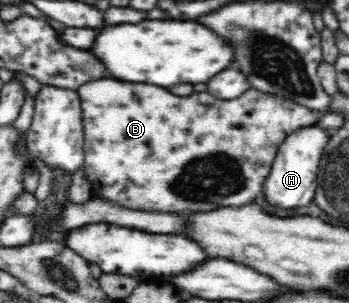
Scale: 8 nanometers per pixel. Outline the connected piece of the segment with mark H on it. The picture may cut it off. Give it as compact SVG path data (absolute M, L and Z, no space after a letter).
M318 125L300 128L290 133L275 152L270 172L267 173L267 177L262 183L268 203L278 205L282 209L302 207L302 205L312 203L316 187L318 187L316 171L319 171L319 159L326 147L326 139L330 139L330 135L324 129L320 129Z

